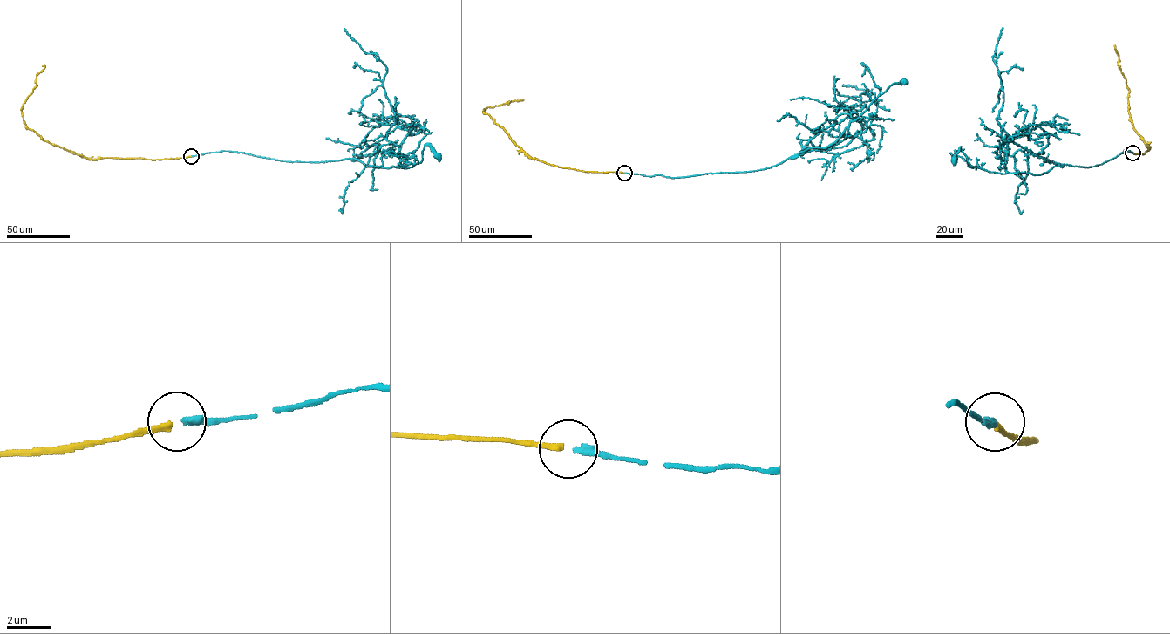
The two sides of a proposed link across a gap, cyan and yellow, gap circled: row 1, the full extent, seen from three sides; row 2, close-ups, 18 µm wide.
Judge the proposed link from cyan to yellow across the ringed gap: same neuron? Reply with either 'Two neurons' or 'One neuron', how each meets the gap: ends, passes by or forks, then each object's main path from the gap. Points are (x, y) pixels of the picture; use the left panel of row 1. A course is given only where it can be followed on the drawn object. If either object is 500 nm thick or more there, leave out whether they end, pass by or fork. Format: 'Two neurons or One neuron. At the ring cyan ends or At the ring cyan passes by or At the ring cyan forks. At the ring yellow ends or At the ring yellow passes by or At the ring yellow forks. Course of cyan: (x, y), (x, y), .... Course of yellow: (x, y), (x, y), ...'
One neuron. At the ring cyan ends. At the ring yellow ends. Course of cyan: (191, 156), (223, 150), (289, 161), (352, 158), (367, 166), (404, 168), (420, 162), (425, 145), (438, 154). Course of yellow: (191, 156), (89, 160), (44, 140), (26, 126), (21, 108), (37, 85), (36, 75), (45, 66), (43, 65)

